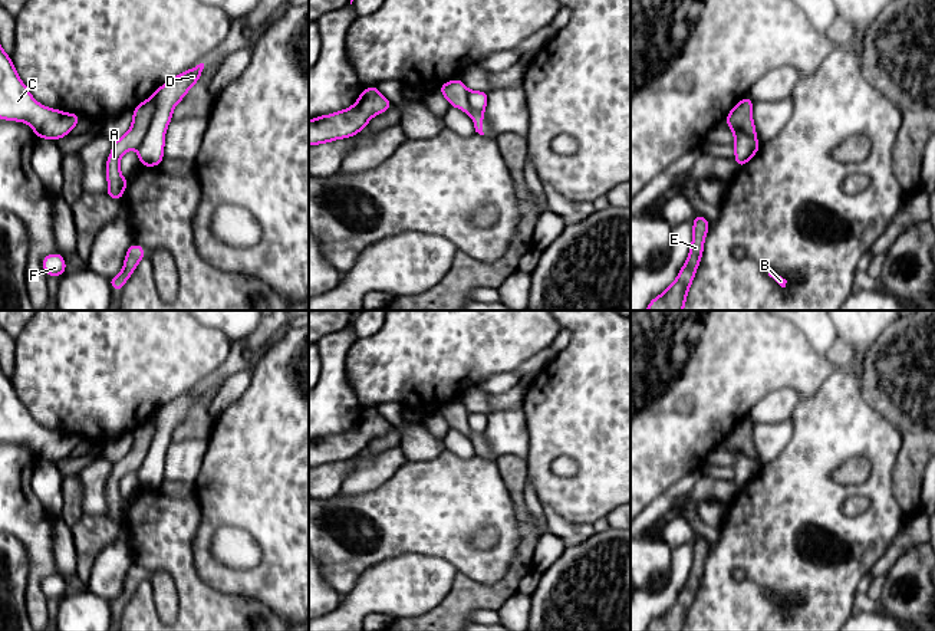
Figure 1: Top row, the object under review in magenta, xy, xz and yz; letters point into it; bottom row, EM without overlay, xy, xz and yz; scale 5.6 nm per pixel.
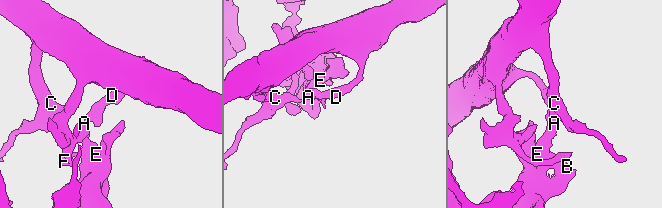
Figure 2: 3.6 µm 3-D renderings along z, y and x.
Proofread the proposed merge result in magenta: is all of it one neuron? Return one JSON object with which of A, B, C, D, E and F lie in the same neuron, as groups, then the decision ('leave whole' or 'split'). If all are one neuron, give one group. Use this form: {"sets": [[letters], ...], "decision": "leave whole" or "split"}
{"sets": [["A", "B", "E"], ["C", "D", "F"]], "decision": "split"}

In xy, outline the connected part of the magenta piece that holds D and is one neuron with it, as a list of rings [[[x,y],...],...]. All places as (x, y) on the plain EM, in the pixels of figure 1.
[[[204,385],[187,391],[161,407],[154,415],[155,427],[149,451],[136,470],[141,489],[159,489],[164,479],[165,456],[172,441],[174,430],[184,421],[188,413],[201,401]]]

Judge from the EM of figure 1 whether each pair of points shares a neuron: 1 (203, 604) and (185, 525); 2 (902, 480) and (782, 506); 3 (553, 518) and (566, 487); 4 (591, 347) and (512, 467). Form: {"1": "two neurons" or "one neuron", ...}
{"1": "one neuron", "2": "two neurons", "3": "two neurons", "4": "two neurons"}

